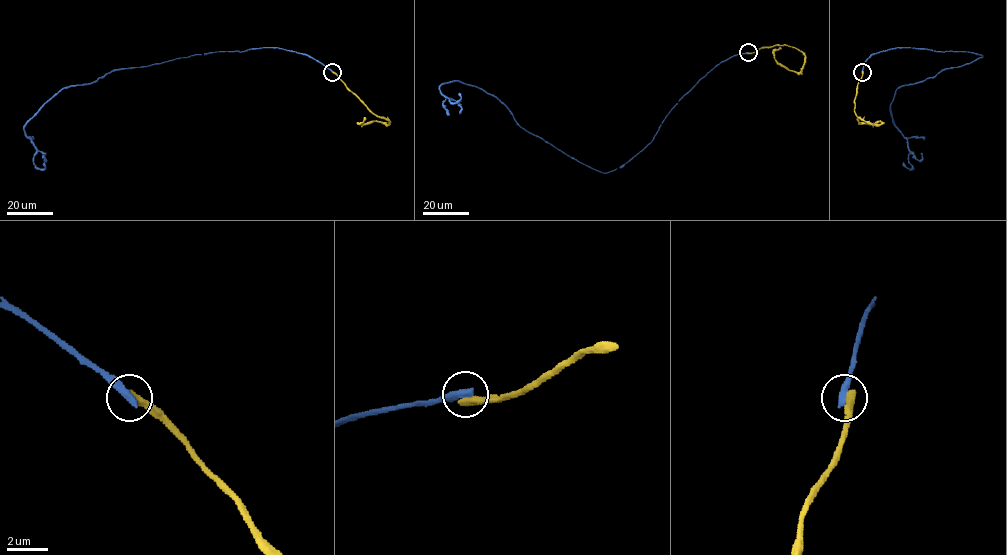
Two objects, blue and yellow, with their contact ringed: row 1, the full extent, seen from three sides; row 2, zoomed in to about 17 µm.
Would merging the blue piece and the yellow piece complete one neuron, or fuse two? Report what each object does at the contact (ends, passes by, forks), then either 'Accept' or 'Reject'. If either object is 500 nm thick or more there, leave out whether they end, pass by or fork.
At the ring blue ends. At the ring yellow ends. Reject

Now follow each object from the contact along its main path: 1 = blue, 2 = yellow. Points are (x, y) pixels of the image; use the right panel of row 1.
1: (862, 72), (872, 55), (892, 48), (982, 56), (897, 88), (890, 114), (907, 139), (912, 169), (903, 162)
2: (862, 72), (854, 111), (865, 122), (873, 125), (881, 122), (861, 123), (857, 117)

